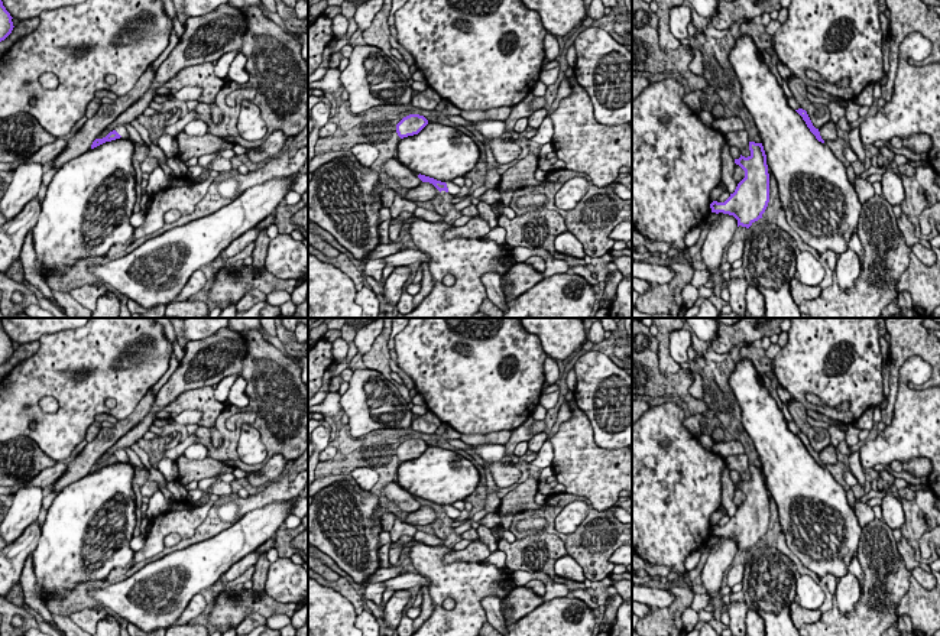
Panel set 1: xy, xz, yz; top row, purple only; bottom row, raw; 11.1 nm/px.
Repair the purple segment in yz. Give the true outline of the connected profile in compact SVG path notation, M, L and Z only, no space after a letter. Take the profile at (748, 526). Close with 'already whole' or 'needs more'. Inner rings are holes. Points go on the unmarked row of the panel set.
M749 465L751 478L735 483L745 494L745 502L725 526L713 525L712 536L723 536L738 543L738 551L749 552L762 542L769 526L769 497L762 467Z | already whole

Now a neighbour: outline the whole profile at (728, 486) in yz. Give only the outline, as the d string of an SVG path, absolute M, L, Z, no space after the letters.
M726 467L722 473L722 506L730 517L733 517L738 510L733 503L735 489L735 483L730 478L730 470Z

